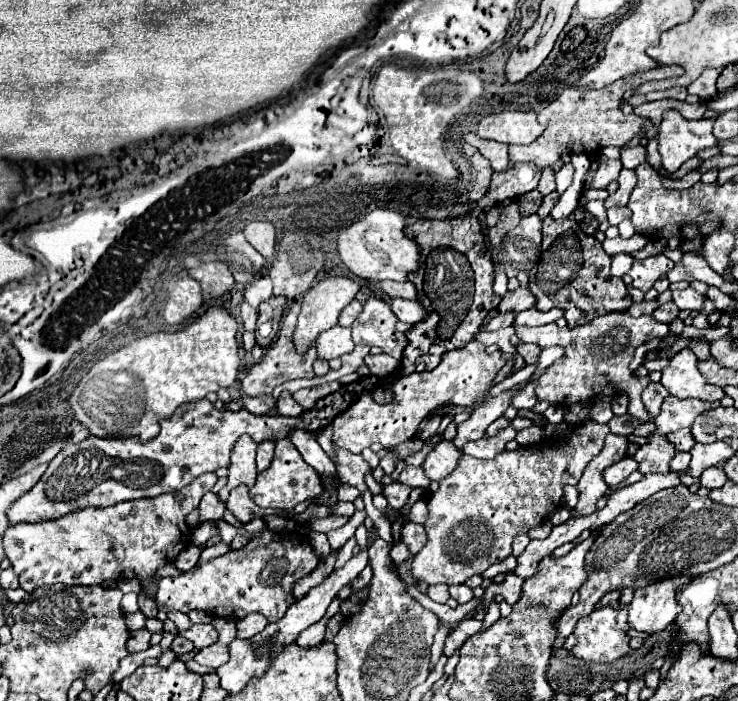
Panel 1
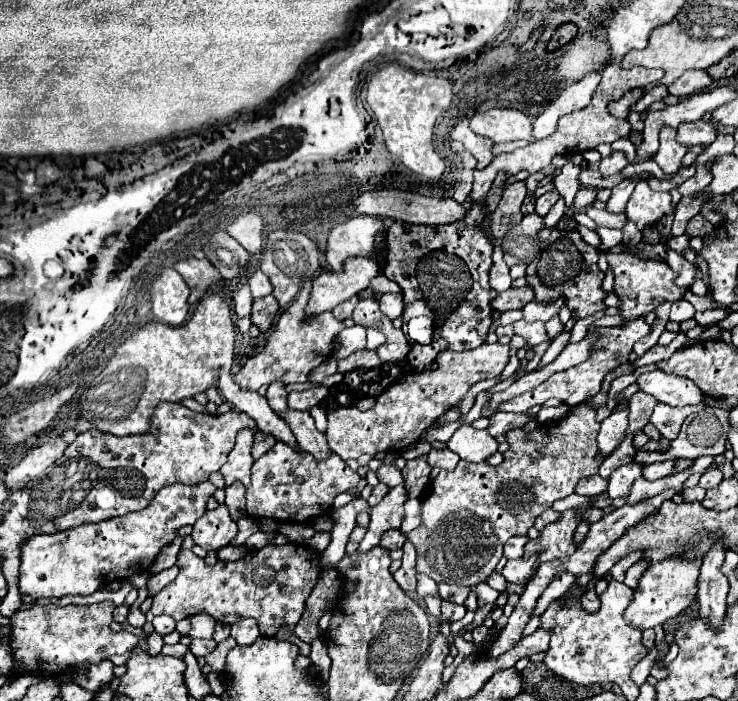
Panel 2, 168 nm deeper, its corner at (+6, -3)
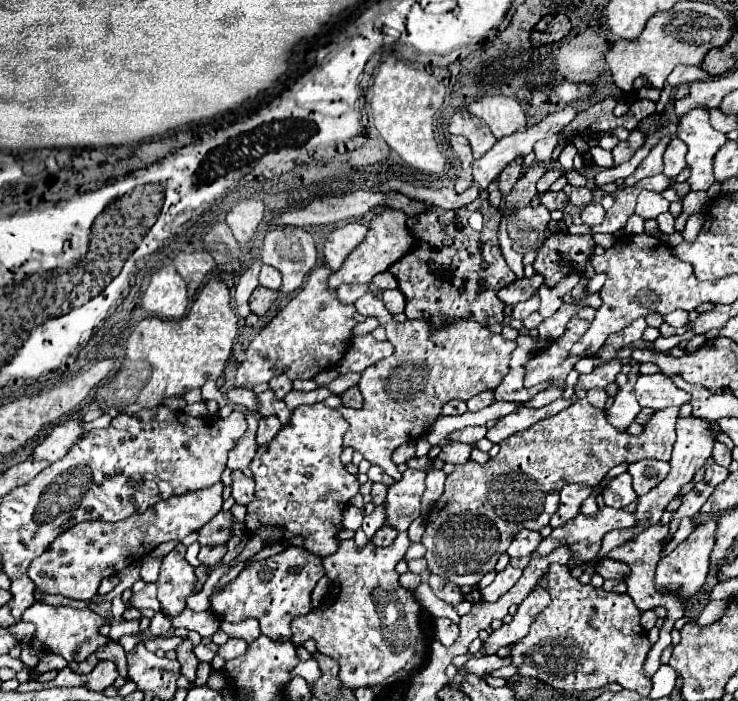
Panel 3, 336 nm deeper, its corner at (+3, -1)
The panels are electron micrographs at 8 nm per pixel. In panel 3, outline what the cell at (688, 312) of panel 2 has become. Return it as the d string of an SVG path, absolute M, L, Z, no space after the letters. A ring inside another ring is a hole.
M675 310L675 312L671 312L671 314L665 314L663 320L665 320L669 326L673 326L673 328L681 328L681 326L687 324L689 318L687 318L687 312L685 312L685 310Z

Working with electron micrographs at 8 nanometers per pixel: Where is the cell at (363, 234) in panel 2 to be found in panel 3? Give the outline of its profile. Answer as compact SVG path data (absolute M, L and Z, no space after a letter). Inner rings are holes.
M351 222L351 224L345 224L337 230L333 230L325 242L325 248L323 248L323 254L325 254L325 264L337 272L341 268L341 264L345 262L345 258L349 256L349 252L361 244L361 240L365 238L367 234L367 226L363 224L357 224L357 222Z

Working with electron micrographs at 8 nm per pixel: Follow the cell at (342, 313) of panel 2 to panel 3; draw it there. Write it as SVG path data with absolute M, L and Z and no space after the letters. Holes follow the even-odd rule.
M341 284L337 288L337 296L345 304L353 304L357 298L361 298L369 290L367 284Z

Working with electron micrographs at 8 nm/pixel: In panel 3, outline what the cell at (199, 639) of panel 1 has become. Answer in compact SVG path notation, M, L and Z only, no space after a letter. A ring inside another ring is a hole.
M203 642L199 646L195 646L195 656L199 658L199 662L211 662L213 656L217 654L219 646L213 644L213 642Z

